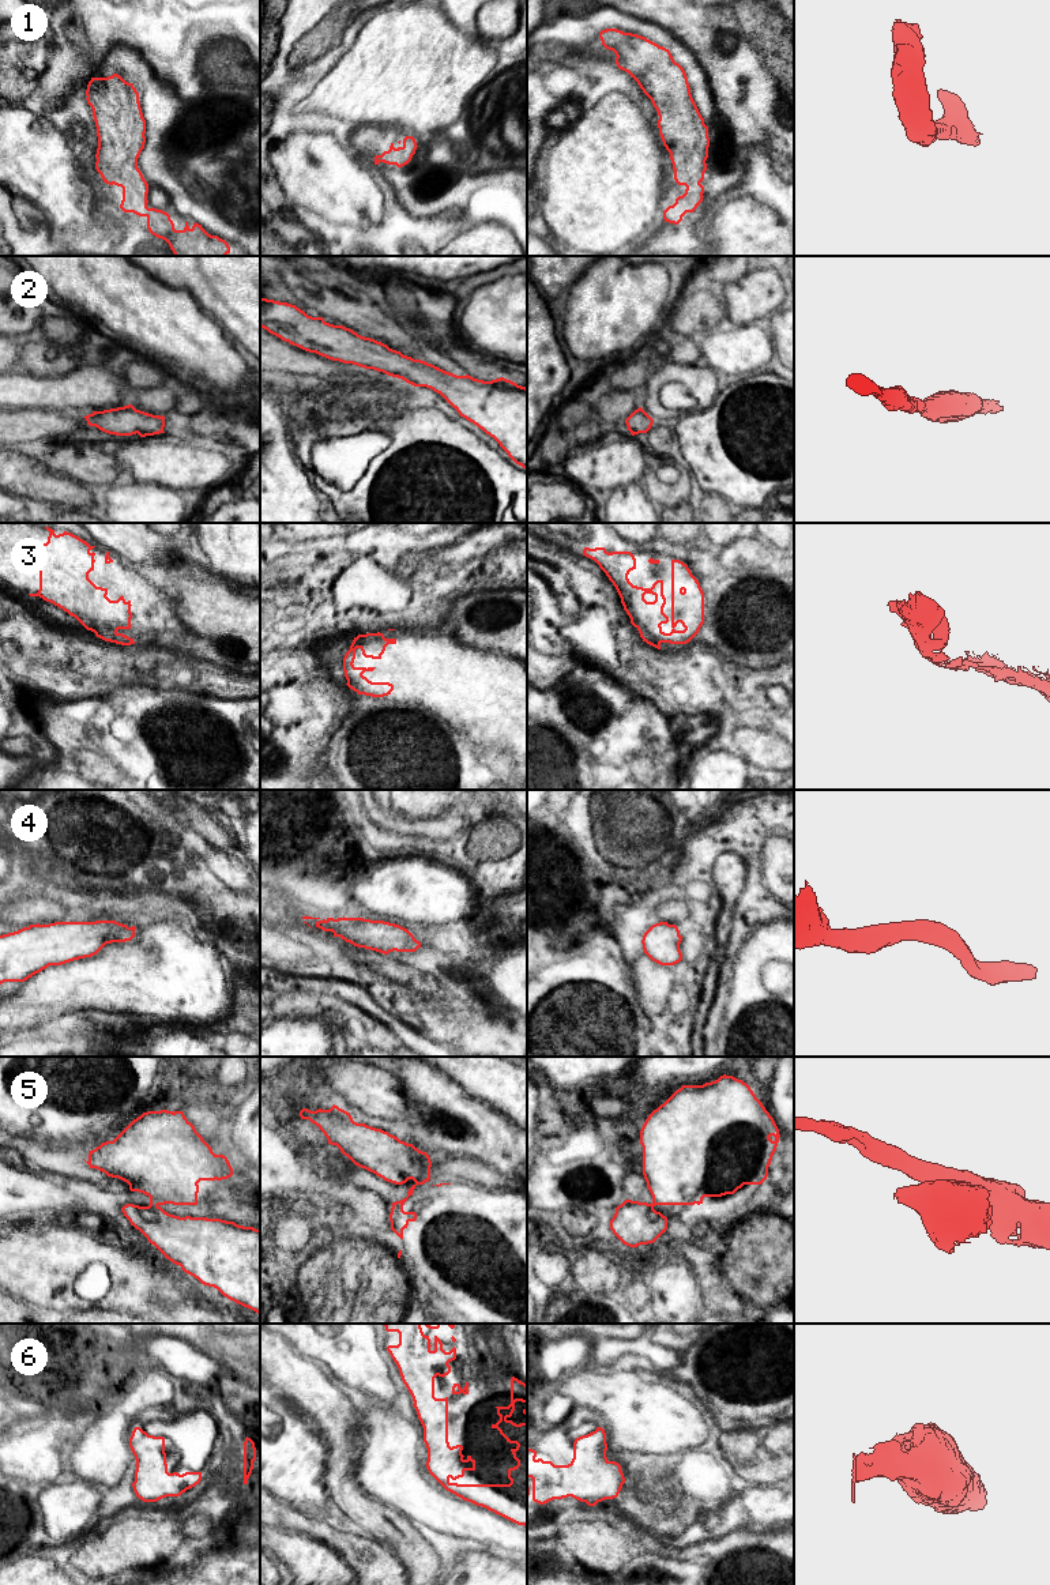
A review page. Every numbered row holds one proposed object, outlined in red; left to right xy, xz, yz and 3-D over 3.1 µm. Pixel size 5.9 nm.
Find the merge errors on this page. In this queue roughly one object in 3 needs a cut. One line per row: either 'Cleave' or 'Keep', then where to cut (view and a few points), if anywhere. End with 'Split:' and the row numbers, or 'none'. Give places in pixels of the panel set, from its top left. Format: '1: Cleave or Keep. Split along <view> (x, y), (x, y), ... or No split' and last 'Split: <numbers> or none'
1: Keep. No split
2: Keep. No split
3: Keep. No split
4: Keep. No split
5: Cleave. Split along xz (424, 1181), (416, 1183)
6: Keep. No split
Split: 5

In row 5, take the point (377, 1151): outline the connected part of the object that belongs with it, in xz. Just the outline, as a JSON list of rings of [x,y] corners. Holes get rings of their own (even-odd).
[[[332,1106],[330,1110],[302,1108],[301,1119],[309,1119],[355,1166],[365,1168],[387,1182],[403,1185],[409,1179],[429,1182],[432,1162],[426,1152],[398,1137],[353,1121],[350,1112]]]

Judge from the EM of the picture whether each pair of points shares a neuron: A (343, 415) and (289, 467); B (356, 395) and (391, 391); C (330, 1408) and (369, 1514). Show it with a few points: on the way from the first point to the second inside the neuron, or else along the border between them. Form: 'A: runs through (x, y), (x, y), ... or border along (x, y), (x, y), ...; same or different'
A: border along (290, 426), (290, 437), (300, 460); different
B: runs through (364, 395), (383, 395); same
C: runs through (341, 1434), (341, 1484), (343, 1489); same

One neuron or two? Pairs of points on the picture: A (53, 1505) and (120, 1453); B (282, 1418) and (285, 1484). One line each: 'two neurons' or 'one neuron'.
A: two neurons
B: one neuron

